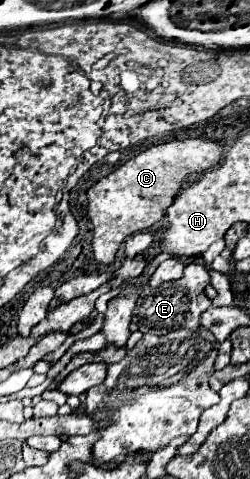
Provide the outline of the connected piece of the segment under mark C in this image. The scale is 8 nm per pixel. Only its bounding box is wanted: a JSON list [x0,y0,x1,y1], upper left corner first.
[87,139,221,265]

